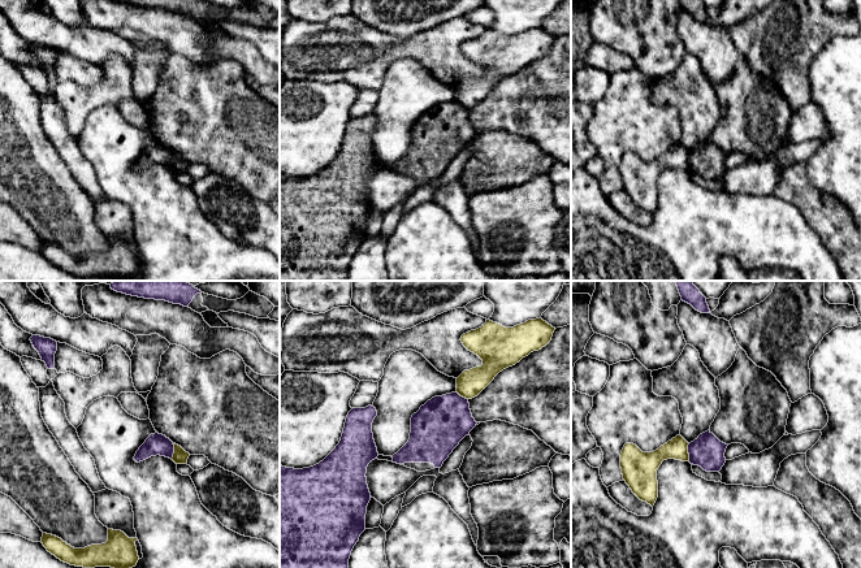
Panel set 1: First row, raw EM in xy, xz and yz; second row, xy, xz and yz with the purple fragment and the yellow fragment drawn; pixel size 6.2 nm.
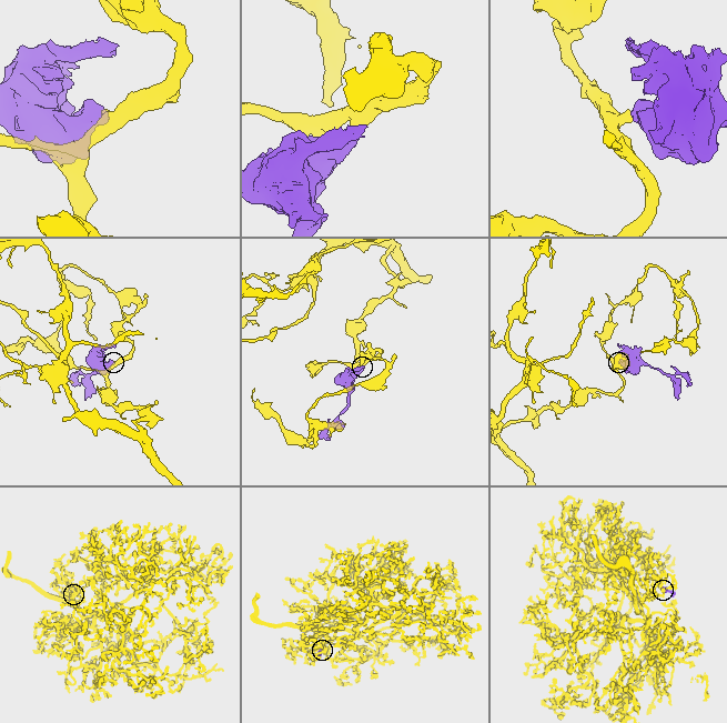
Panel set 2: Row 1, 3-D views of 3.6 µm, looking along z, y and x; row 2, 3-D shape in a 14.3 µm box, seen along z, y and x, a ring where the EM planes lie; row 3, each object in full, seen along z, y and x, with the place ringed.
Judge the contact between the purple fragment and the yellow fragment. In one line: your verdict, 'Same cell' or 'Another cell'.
Another cell

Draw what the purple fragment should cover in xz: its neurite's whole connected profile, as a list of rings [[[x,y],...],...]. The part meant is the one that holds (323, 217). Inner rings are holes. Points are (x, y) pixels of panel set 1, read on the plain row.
[[[375,116],[352,117],[345,131],[336,157],[319,173],[294,178],[280,174],[280,281],[347,281],[351,260],[365,239],[367,214],[371,201],[367,194],[367,175],[377,168],[372,131]]]

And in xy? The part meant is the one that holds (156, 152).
[[[151,143],[146,151],[137,160],[134,169],[137,172],[143,170],[151,165],[165,165],[172,168],[174,162],[173,151],[163,143]]]

